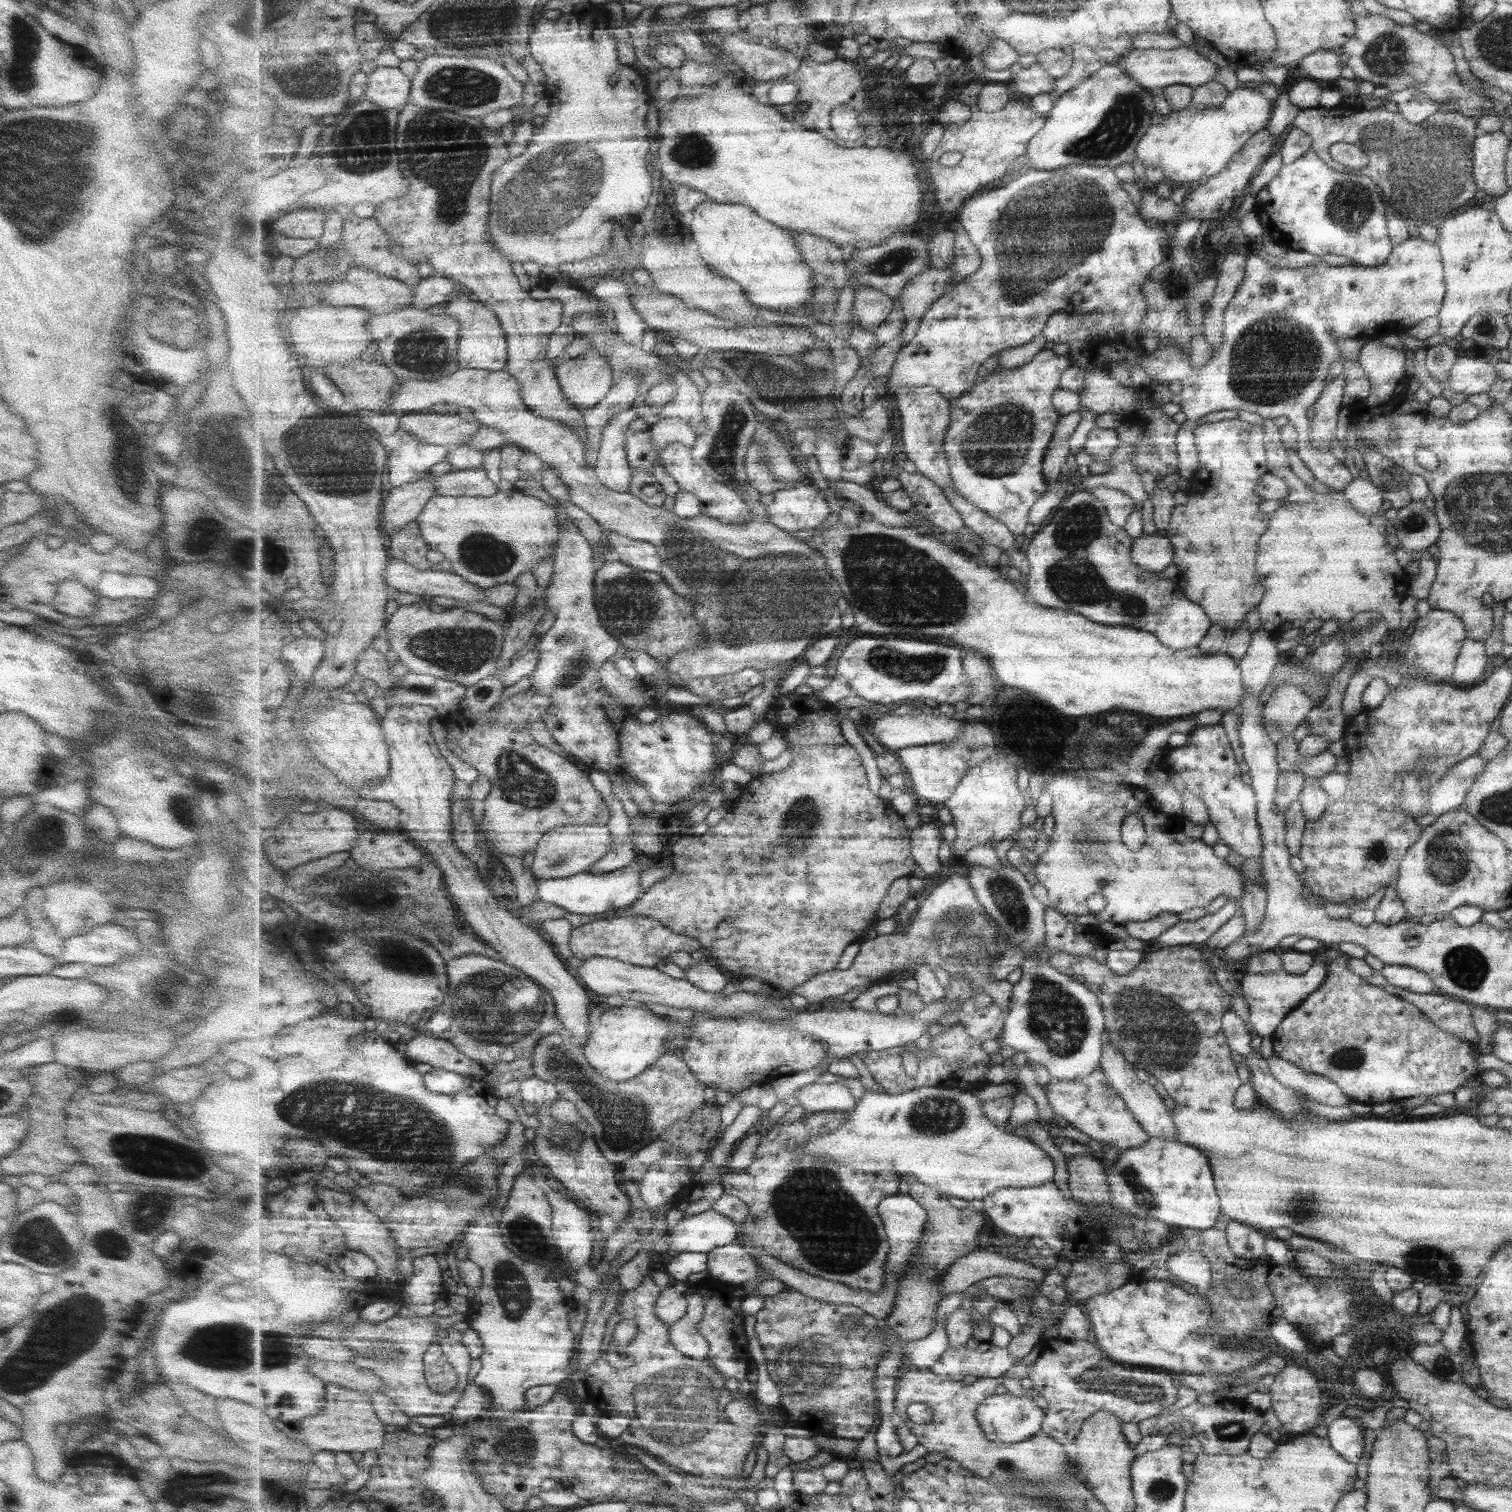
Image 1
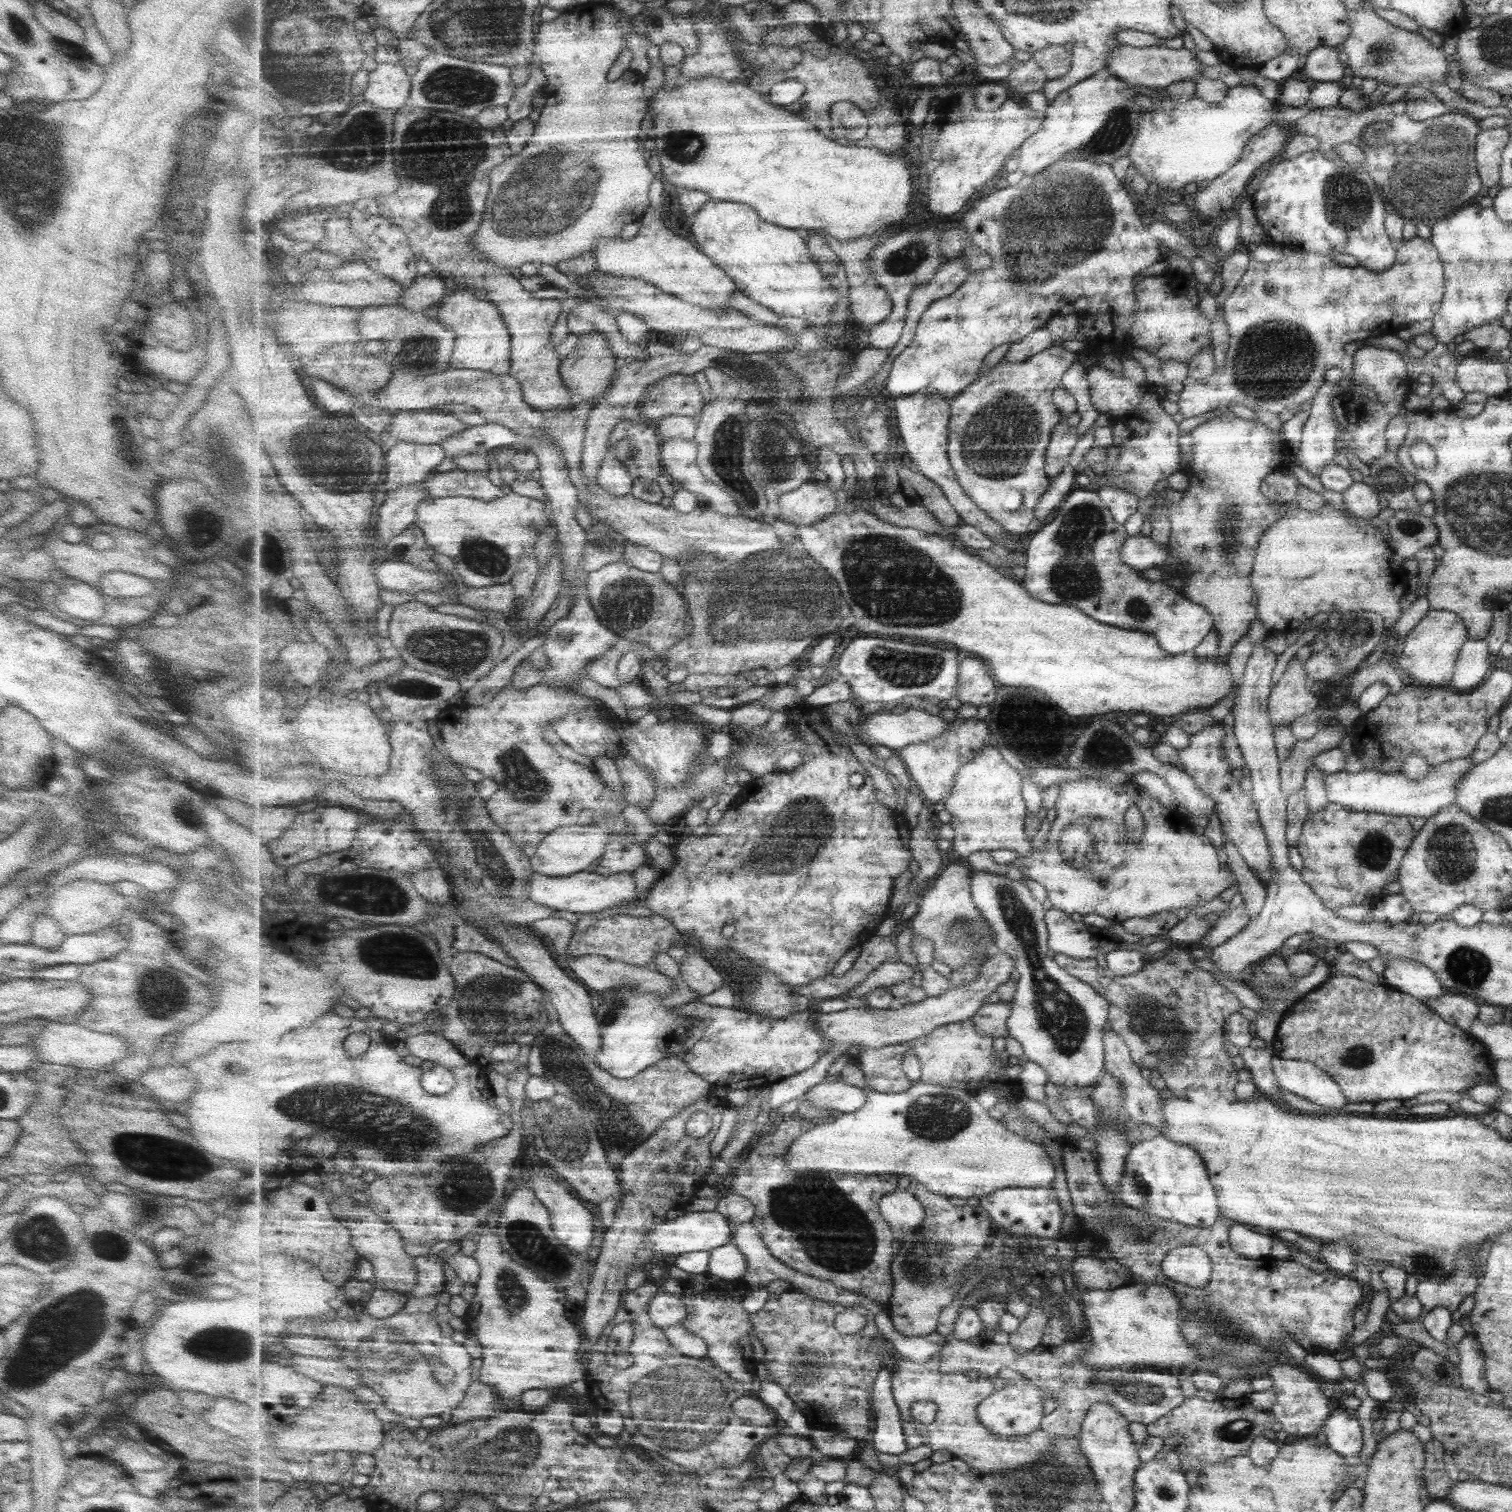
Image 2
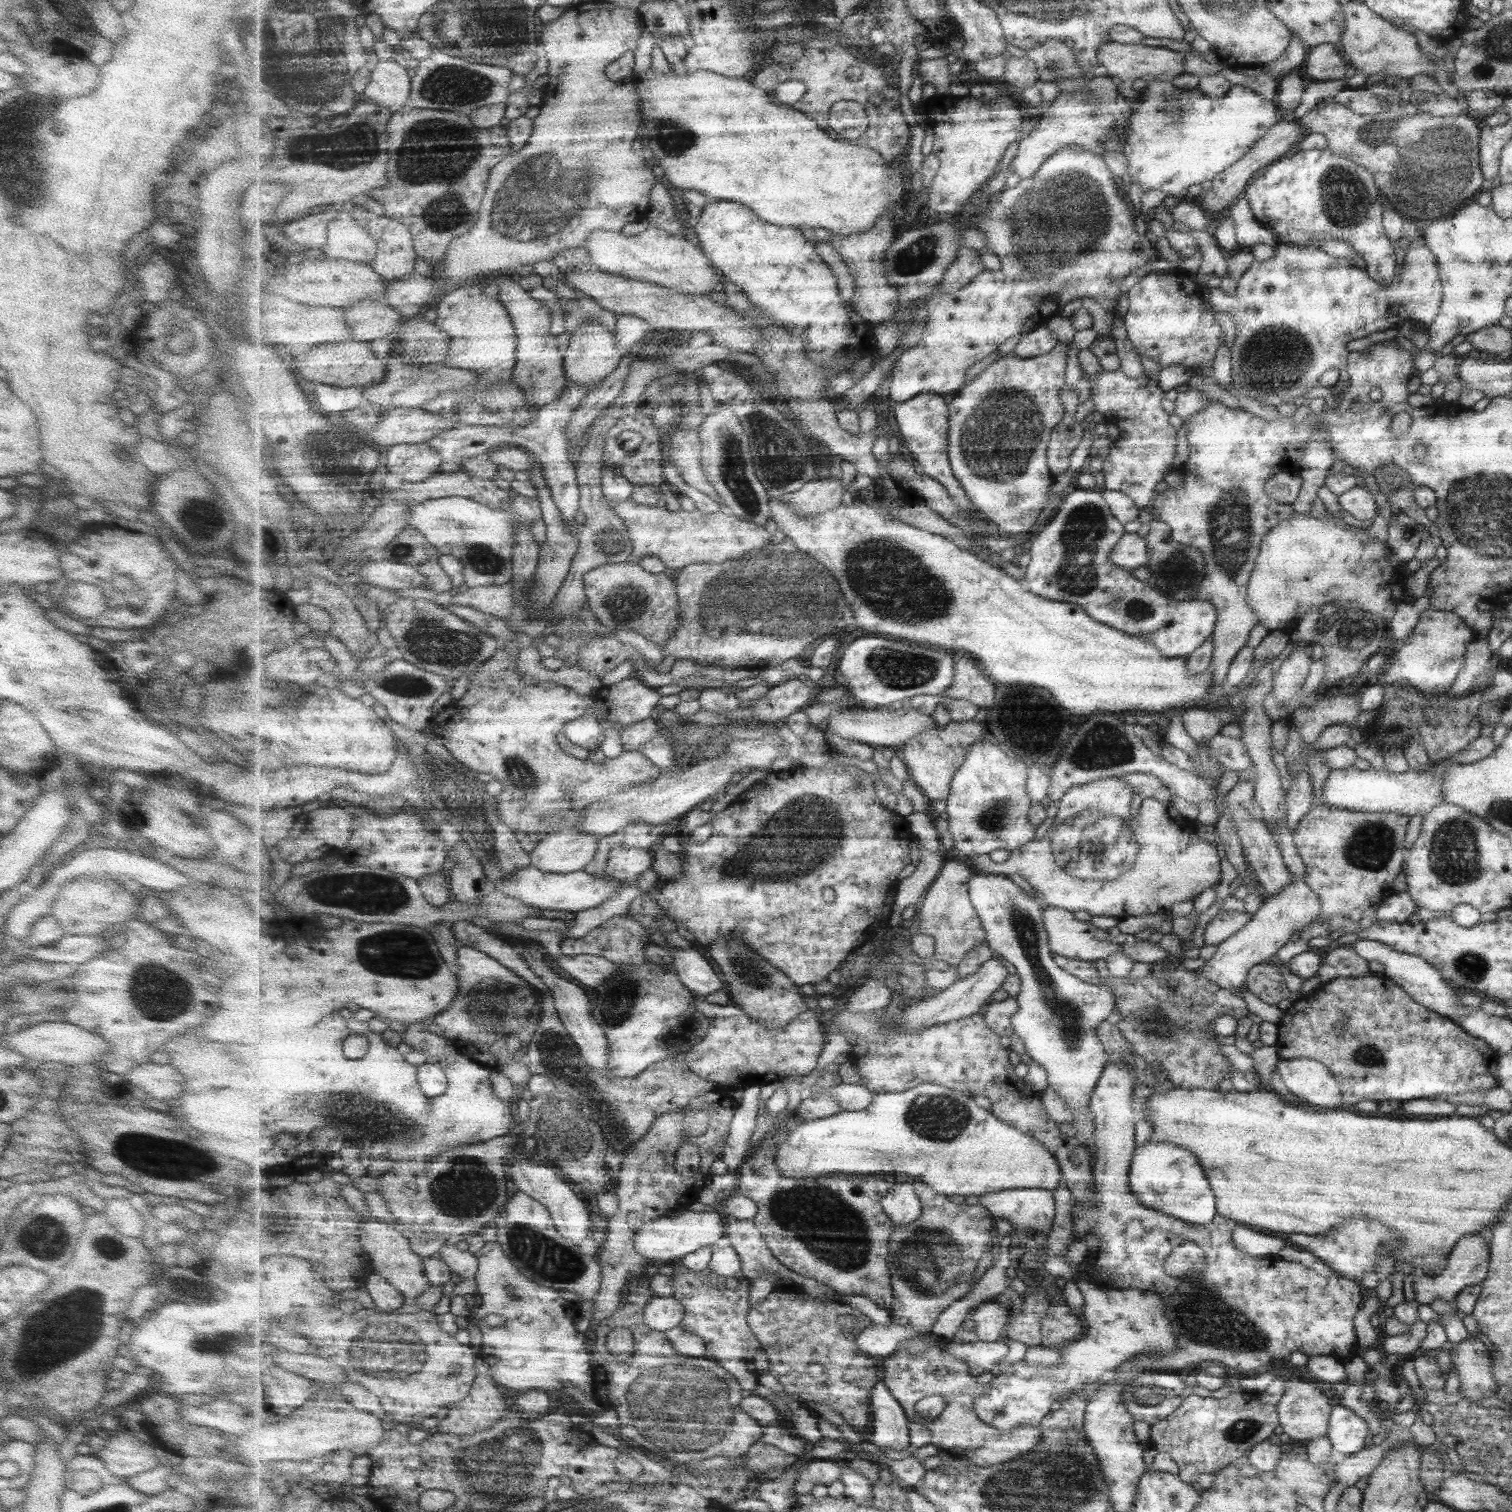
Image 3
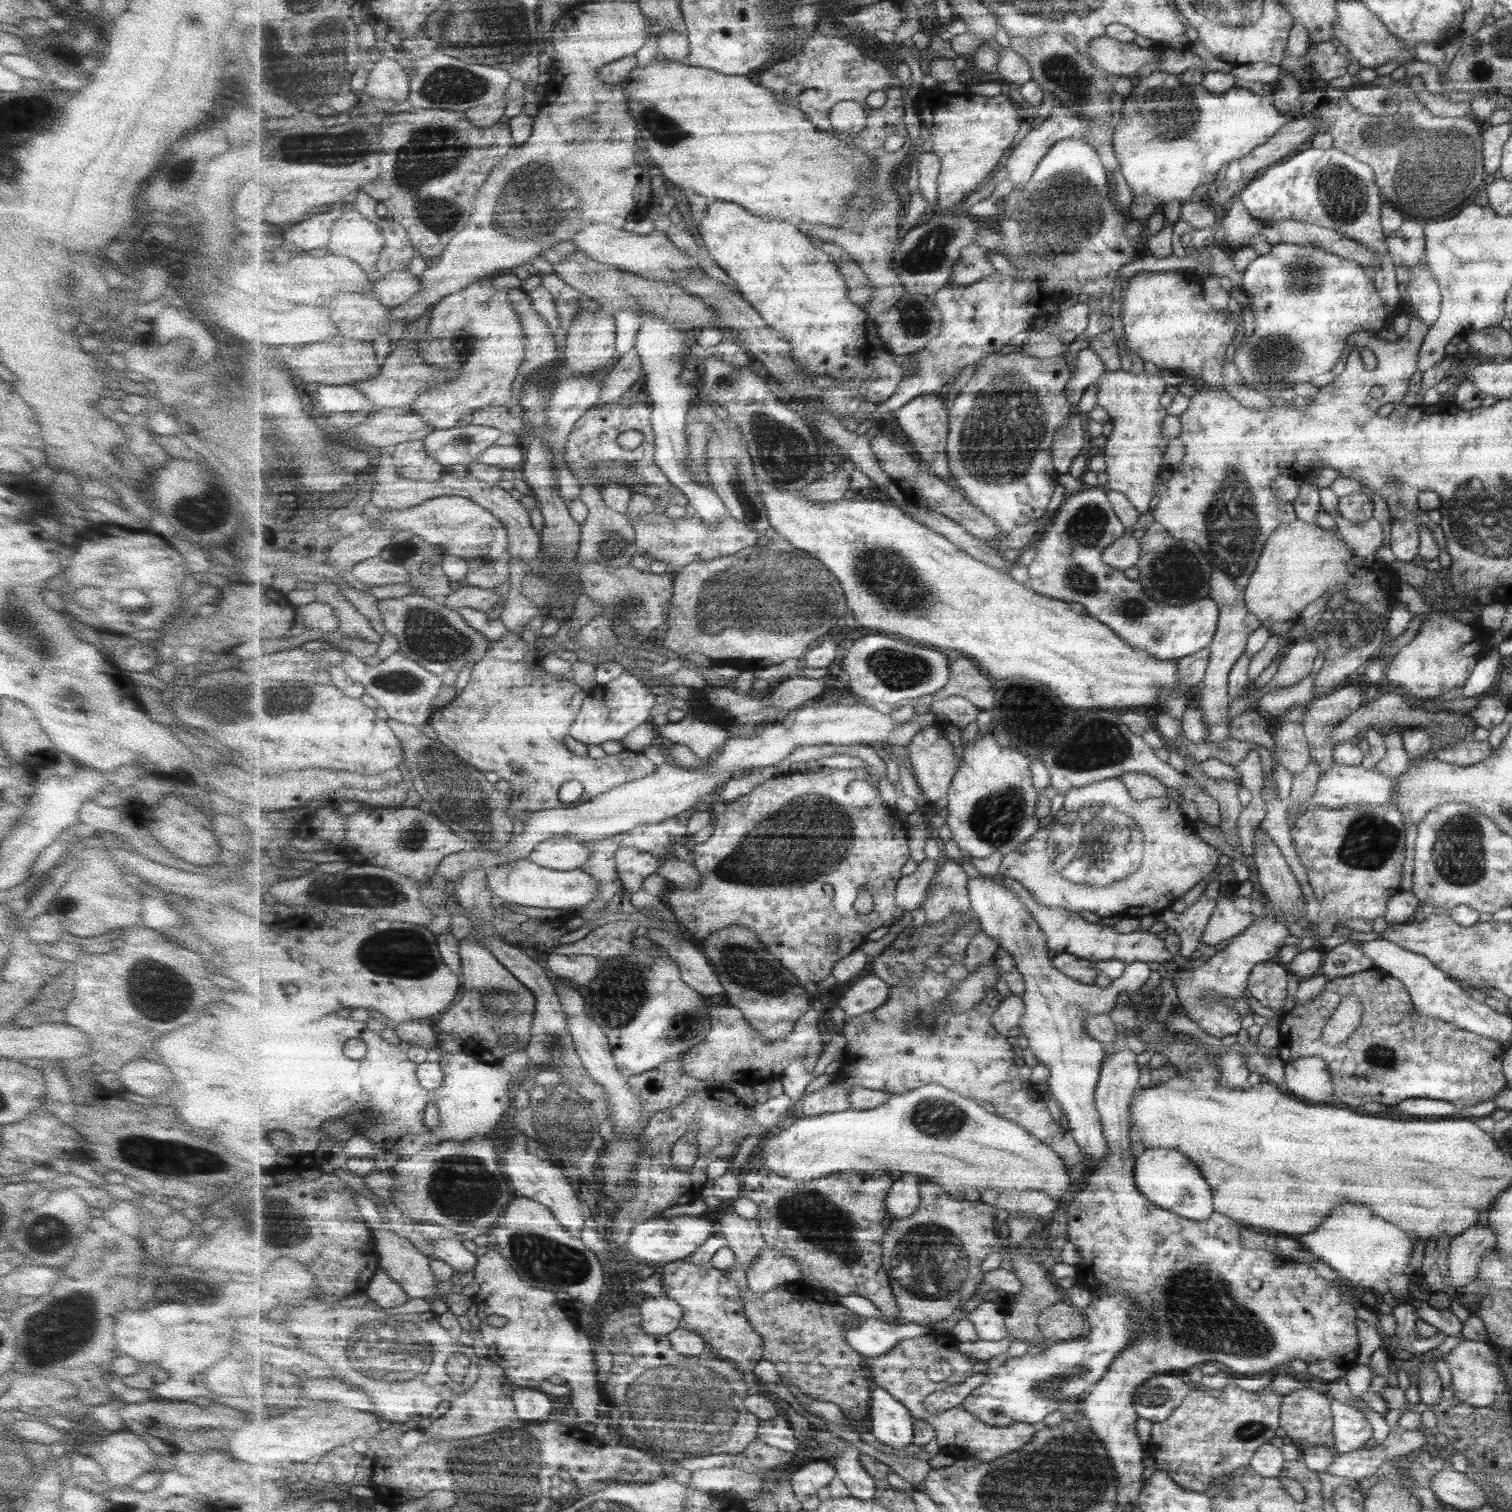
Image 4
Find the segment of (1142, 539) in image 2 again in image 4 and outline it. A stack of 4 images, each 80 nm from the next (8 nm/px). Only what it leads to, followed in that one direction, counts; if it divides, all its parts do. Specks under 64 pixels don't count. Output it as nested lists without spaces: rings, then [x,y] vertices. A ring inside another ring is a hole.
[[[1133,533],[1131,536],[1123,536],[1115,541],[1103,553],[1103,560],[1117,571],[1127,570],[1137,566],[1142,557],[1142,544],[1140,534]]]

